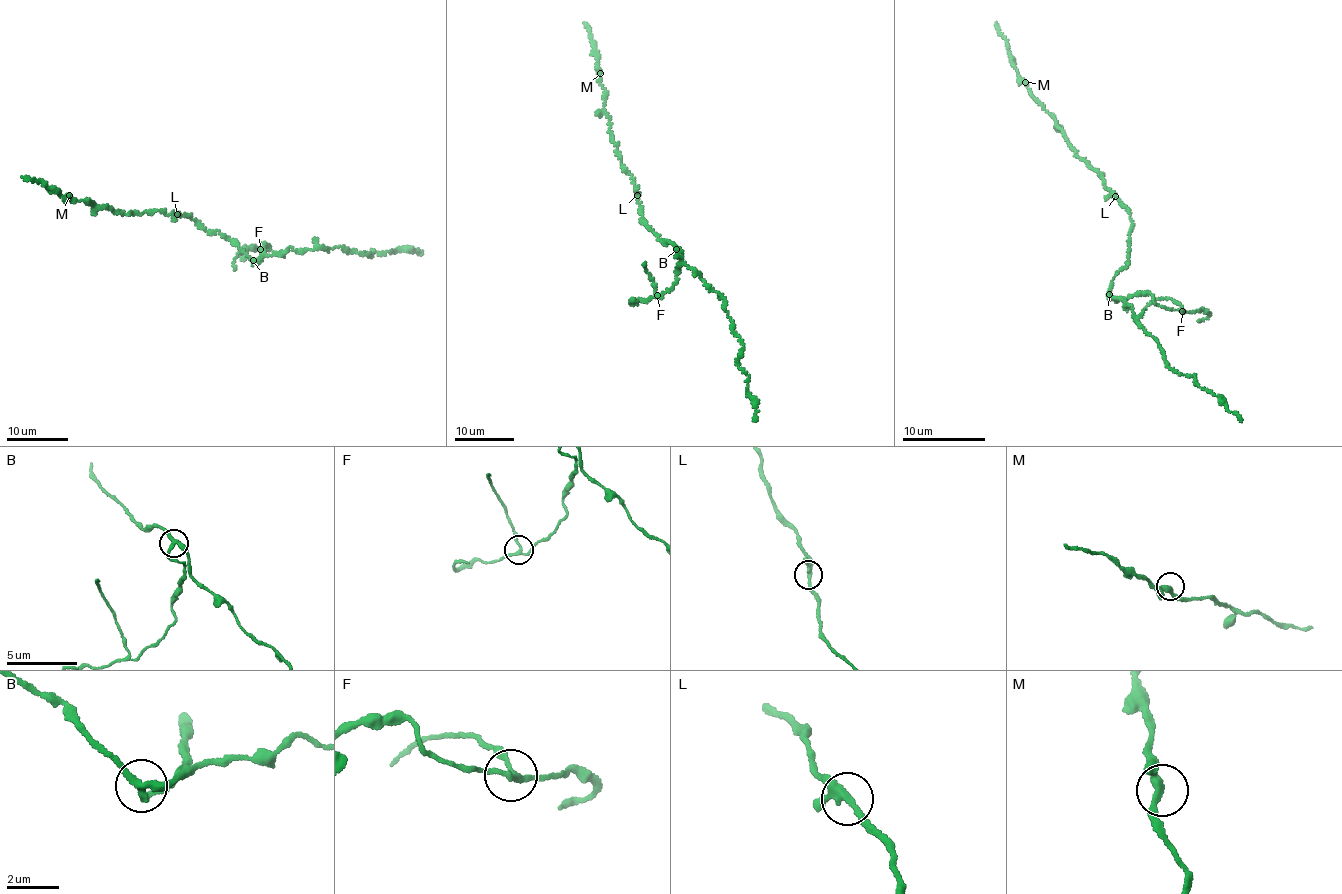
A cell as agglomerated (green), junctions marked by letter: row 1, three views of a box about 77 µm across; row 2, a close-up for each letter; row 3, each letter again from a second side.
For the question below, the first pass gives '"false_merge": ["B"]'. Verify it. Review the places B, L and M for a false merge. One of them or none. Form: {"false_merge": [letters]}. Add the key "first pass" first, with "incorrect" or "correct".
{"first pass": "correct", "false_merge": ["B"]}

